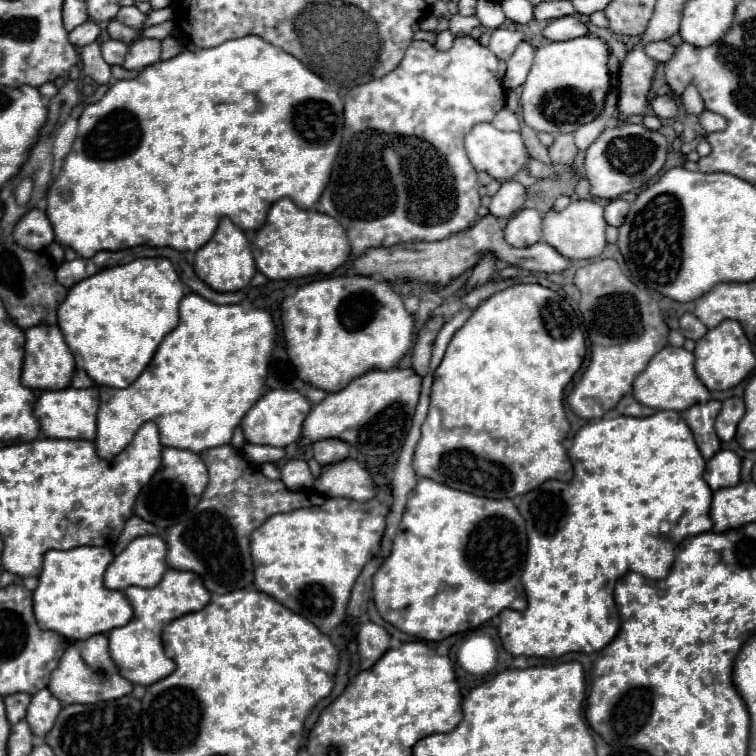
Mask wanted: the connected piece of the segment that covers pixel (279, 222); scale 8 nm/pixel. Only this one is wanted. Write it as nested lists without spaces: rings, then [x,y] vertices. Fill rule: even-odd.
[[[290,199],[276,201],[264,227],[256,231],[252,243],[254,261],[260,273],[268,279],[298,279],[308,275],[330,275],[350,257],[350,243],[344,227],[330,215],[296,207]]]

